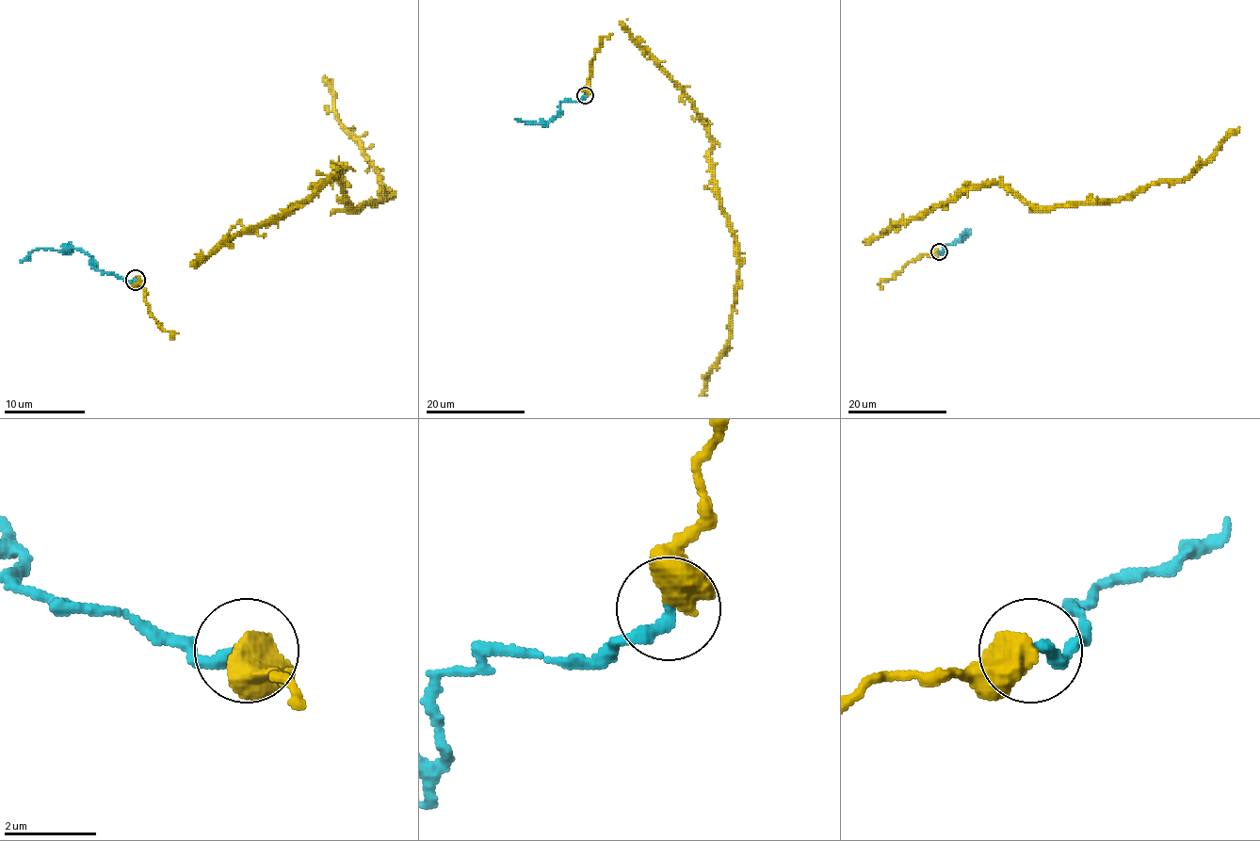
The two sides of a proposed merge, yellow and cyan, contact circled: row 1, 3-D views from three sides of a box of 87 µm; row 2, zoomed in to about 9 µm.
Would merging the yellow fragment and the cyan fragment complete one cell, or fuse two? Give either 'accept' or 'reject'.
accept

